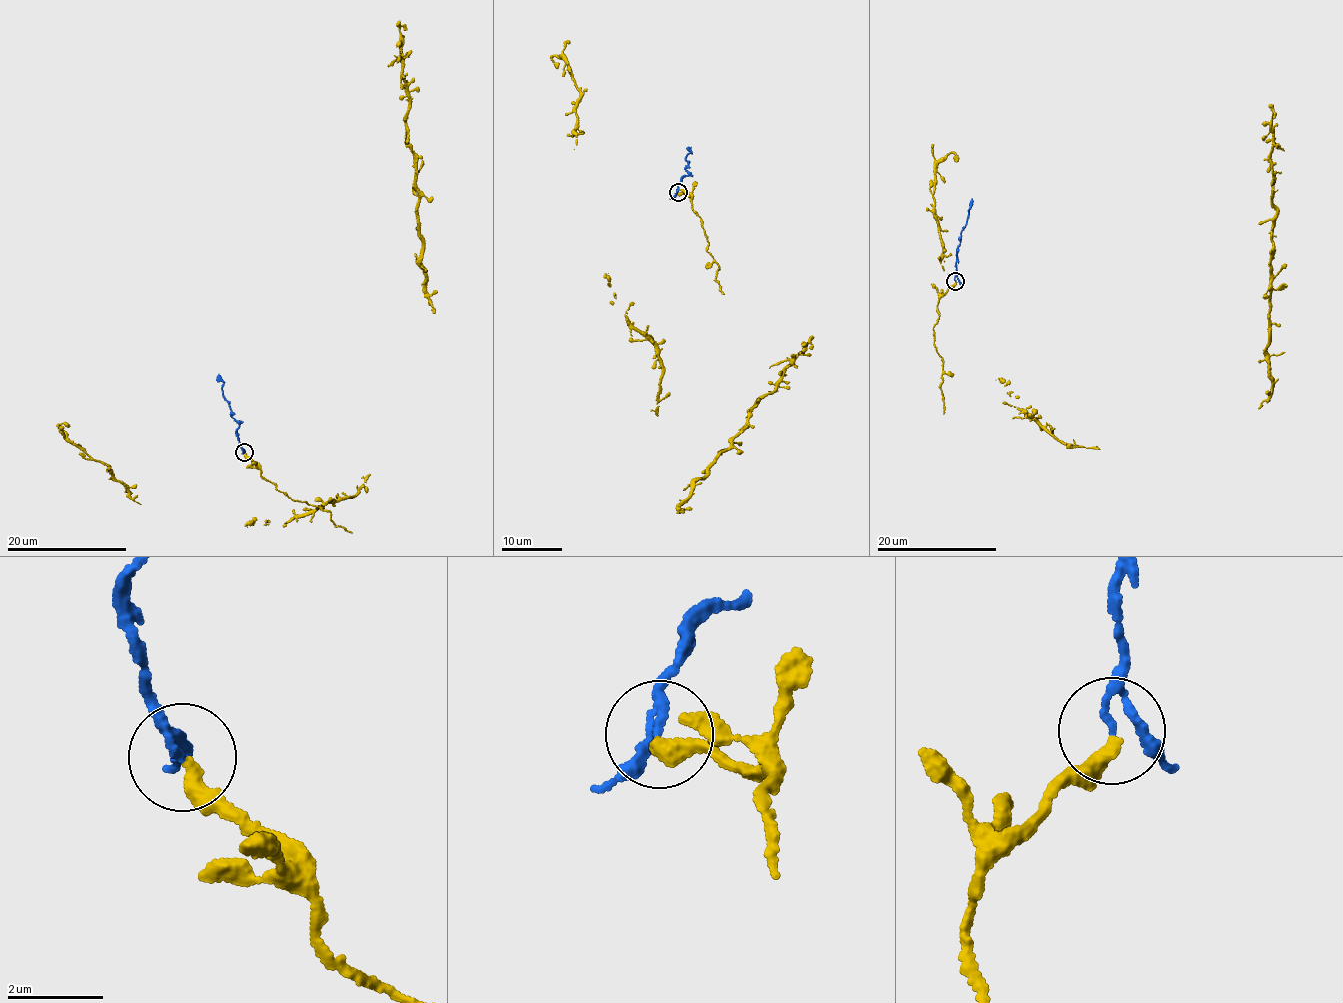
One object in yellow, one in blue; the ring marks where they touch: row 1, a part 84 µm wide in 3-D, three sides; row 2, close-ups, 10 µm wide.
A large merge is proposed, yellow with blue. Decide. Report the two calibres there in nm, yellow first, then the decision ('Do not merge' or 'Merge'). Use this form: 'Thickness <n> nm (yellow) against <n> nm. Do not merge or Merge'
Thickness 320 nm (yellow) against 90 nm. Merge

